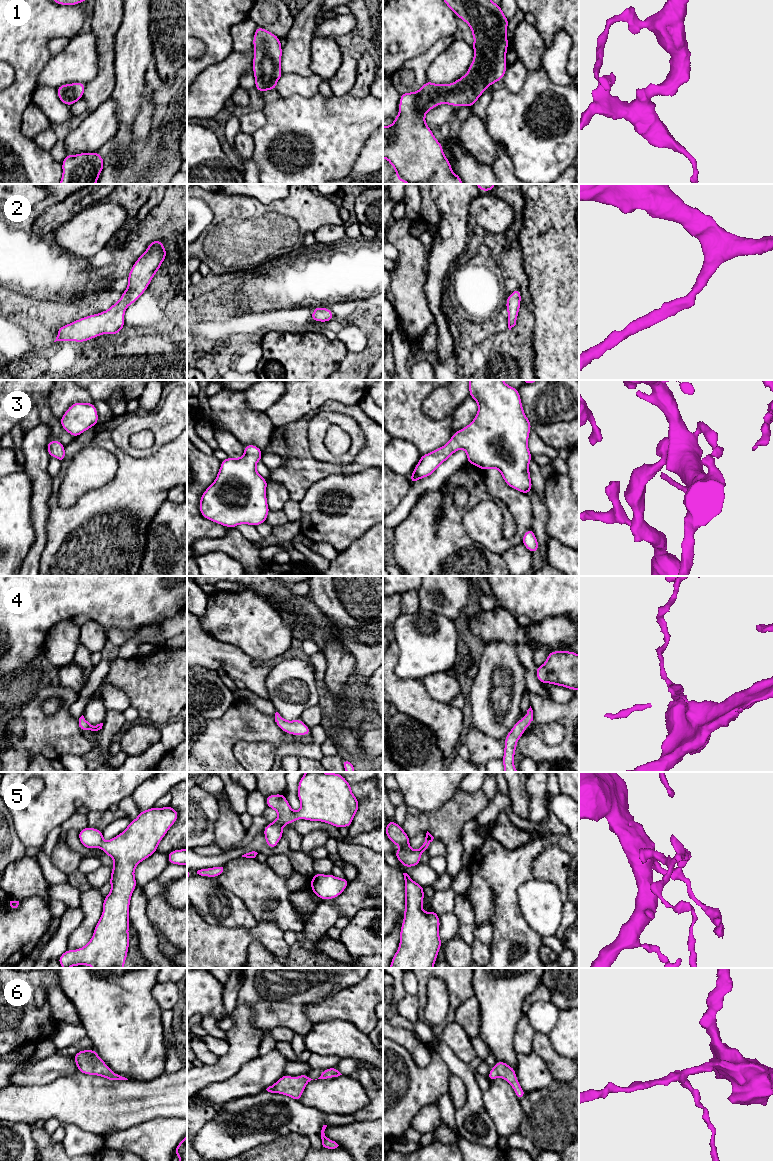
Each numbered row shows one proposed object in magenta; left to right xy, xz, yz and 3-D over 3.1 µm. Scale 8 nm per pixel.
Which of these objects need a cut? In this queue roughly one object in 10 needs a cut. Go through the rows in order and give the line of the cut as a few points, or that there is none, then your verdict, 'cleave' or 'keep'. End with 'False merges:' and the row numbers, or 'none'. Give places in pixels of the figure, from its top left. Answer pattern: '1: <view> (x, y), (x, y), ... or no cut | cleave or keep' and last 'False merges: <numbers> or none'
1: no cut | keep
2: no cut | keep
3: no cut | keep
4: no cut | keep
5: no cut | keep
6: no cut | keep
False merges: none

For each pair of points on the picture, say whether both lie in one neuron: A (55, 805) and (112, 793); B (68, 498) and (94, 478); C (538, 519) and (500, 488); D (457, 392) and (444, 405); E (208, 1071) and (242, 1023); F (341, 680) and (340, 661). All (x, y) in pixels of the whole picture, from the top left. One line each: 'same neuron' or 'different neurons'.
A: same neuron
B: same neuron
C: different neurons
D: same neuron
E: same neuron
F: same neuron

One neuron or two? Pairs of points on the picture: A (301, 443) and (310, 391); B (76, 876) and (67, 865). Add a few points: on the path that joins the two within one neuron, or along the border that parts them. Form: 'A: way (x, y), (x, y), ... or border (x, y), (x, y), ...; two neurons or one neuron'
A: border (327, 402), (299, 419), (285, 424); two neurons
B: border (77, 869), (68, 875); two neurons

